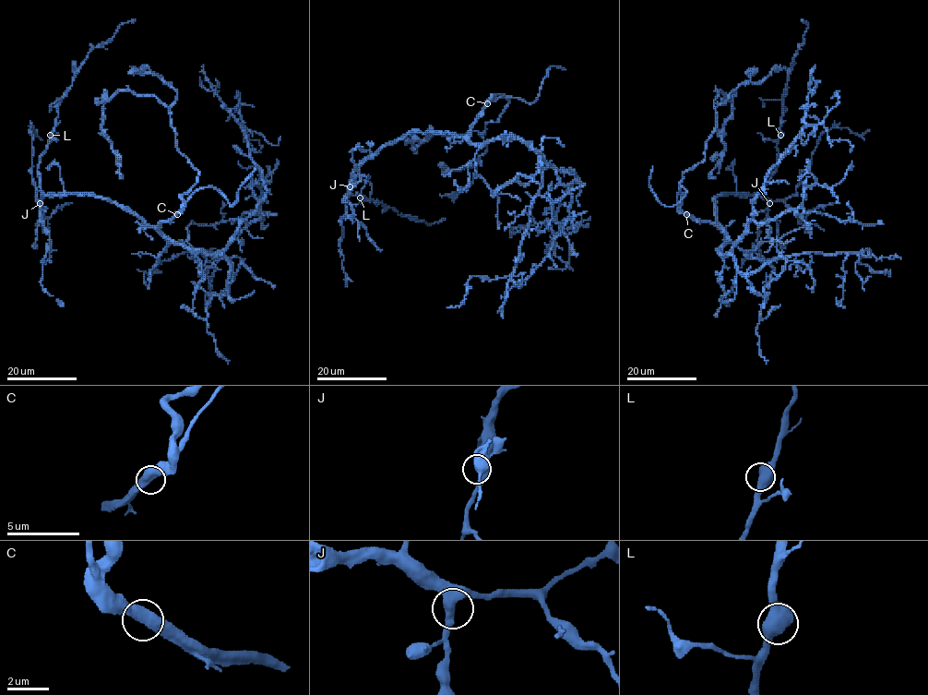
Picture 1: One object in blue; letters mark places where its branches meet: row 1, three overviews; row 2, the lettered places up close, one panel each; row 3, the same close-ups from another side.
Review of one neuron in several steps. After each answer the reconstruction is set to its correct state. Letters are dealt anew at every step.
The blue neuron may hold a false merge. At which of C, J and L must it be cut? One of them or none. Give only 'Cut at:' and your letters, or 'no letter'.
Cut at: no letter

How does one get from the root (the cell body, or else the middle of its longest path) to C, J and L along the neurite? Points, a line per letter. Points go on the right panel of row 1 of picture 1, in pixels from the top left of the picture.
C: (719, 224), (698, 221), (686, 215)
J: (719, 224), (715, 199), (719, 195), (756, 194), (769, 203)
L: (719, 224), (715, 199), (726, 194), (759, 194), (776, 167), (780, 135)

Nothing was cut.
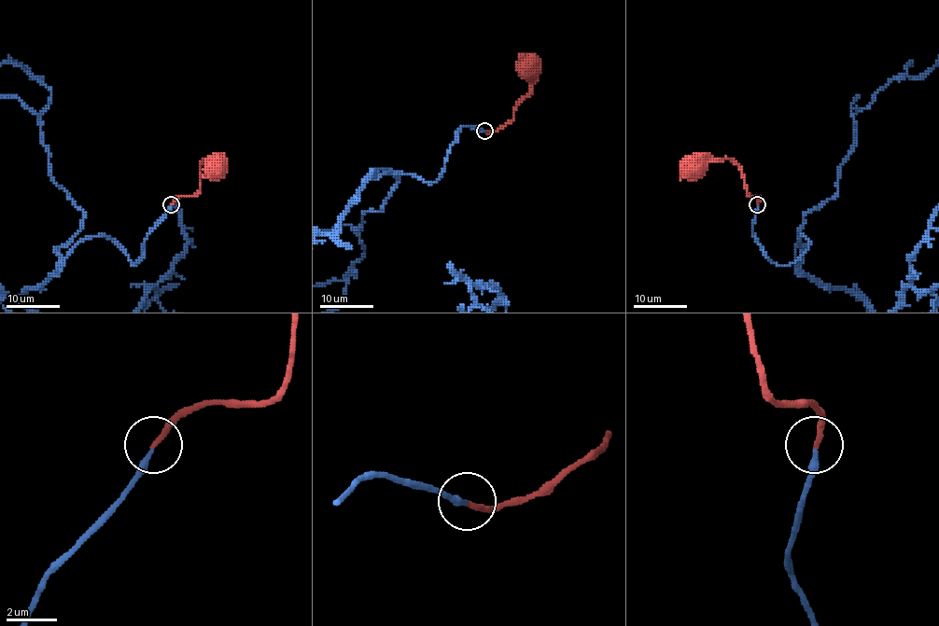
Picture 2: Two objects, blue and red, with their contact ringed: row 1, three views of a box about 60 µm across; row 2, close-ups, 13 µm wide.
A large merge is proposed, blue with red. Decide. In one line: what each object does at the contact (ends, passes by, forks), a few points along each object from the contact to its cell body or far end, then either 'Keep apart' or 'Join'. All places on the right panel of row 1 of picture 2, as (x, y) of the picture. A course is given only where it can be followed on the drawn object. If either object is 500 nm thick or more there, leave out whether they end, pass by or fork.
At the ring blue ends. At the ring red ends. Course of red: (757, 204), (758, 198), (746, 191), (742, 170), (730, 159), (698, 166). Join

